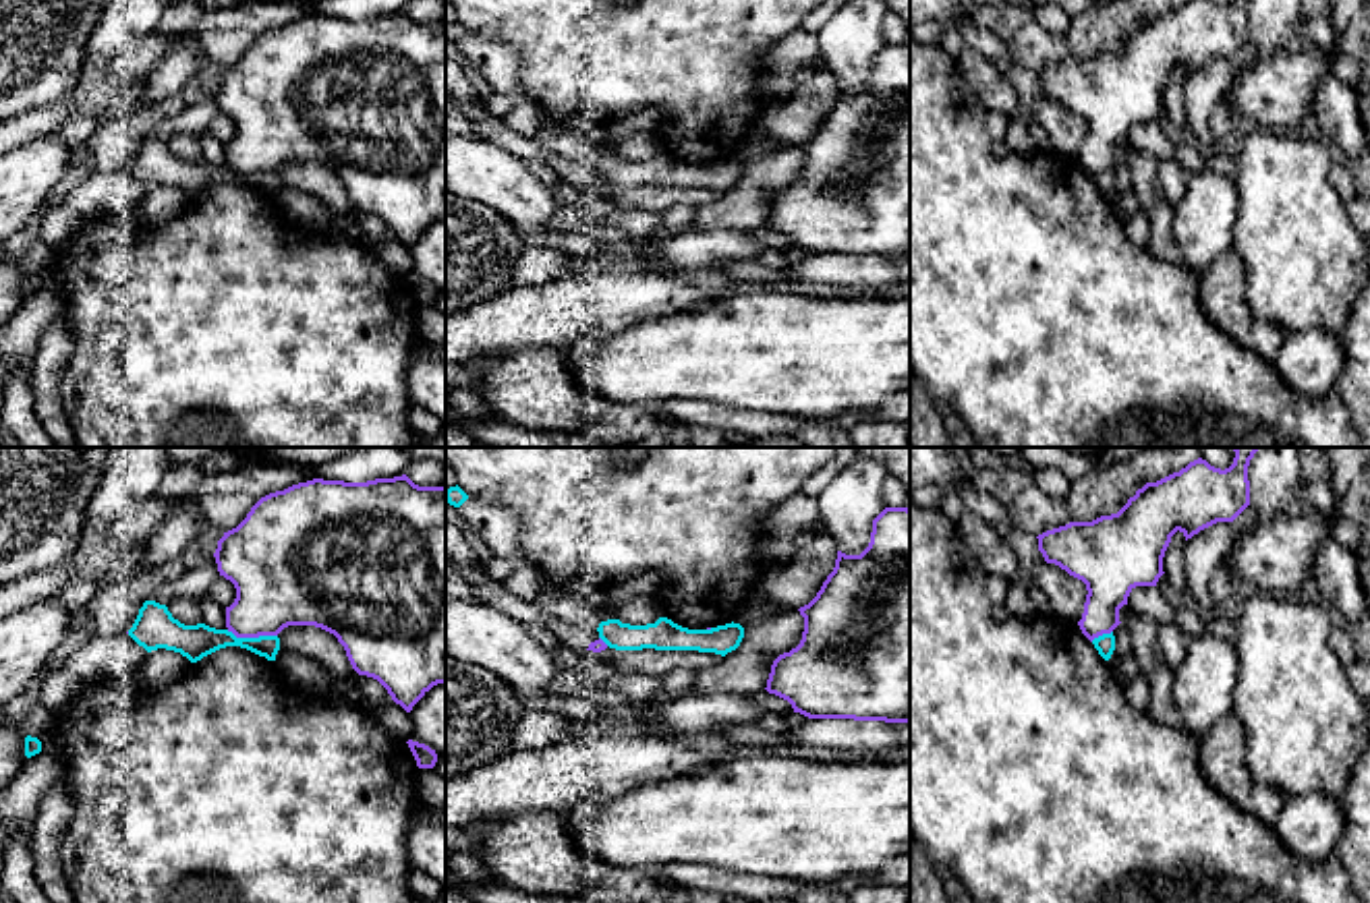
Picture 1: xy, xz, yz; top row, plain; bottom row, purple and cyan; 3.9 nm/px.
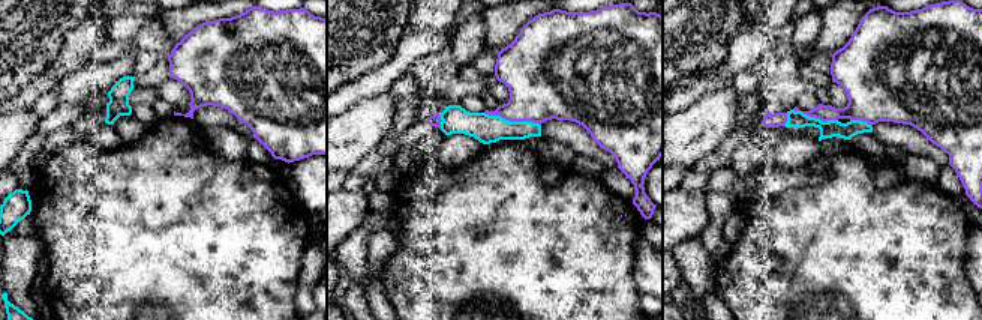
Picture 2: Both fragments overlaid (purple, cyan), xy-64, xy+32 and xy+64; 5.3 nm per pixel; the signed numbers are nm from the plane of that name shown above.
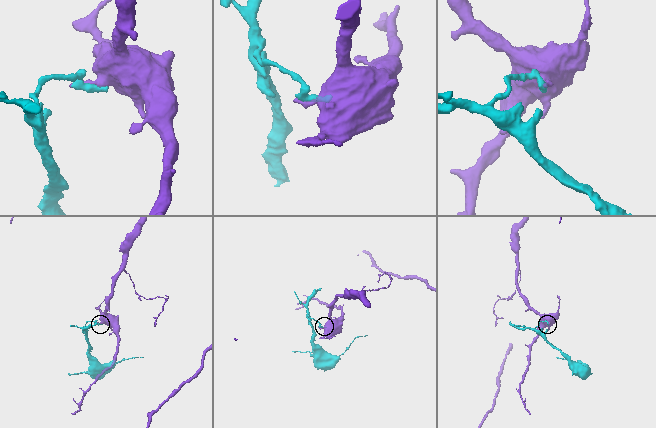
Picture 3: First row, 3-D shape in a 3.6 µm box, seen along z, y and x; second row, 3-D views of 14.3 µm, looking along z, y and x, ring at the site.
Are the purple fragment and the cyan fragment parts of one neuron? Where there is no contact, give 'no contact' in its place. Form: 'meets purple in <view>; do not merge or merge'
meets purple in xy; do not merge

